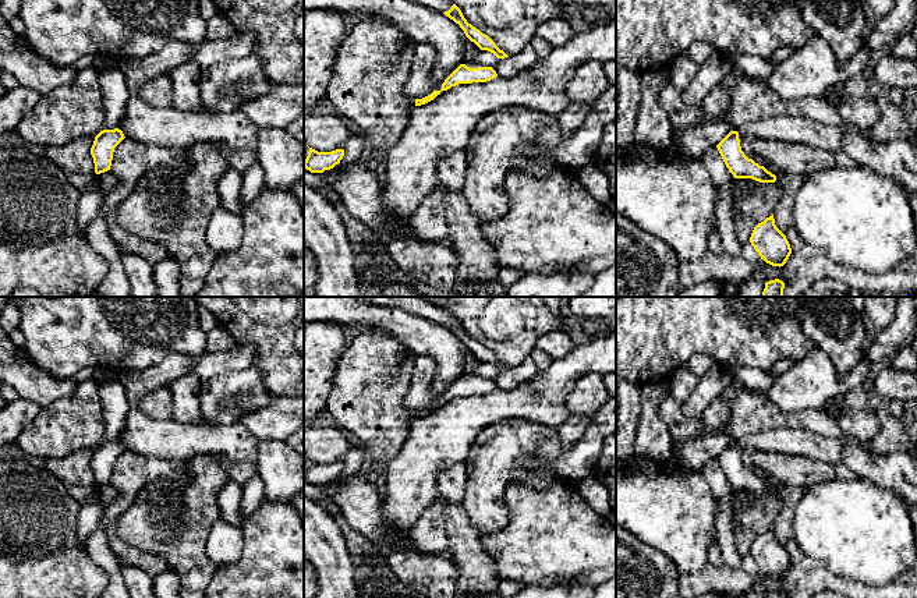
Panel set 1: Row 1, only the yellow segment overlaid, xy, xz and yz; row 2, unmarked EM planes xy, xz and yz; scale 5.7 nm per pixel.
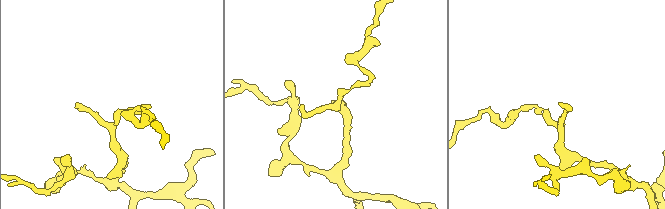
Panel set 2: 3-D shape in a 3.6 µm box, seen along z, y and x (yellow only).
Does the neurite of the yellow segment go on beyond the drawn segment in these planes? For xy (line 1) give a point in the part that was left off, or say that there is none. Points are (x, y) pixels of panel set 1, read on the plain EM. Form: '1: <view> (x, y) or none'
1: none

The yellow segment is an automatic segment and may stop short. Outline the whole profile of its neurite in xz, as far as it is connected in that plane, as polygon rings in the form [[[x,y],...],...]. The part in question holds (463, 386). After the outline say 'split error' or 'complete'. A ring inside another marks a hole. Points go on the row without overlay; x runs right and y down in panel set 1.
[[[460,376],[442,396],[440,403],[433,403],[431,407],[415,411],[415,418],[425,417],[433,413],[442,403],[447,403],[458,396],[486,394],[496,390],[498,386],[492,379],[470,381],[465,376]]] | complete

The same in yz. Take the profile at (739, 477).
[[[730,443],[716,460],[734,491],[753,491],[760,495],[776,493],[775,486],[744,467],[737,443]]] | complete

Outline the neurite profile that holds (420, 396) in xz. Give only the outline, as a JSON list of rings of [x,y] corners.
[[[417,355],[411,386],[406,397],[406,406],[415,411],[422,411],[433,403],[440,403],[442,397],[432,394],[432,383],[438,371],[438,364],[426,355]]]

